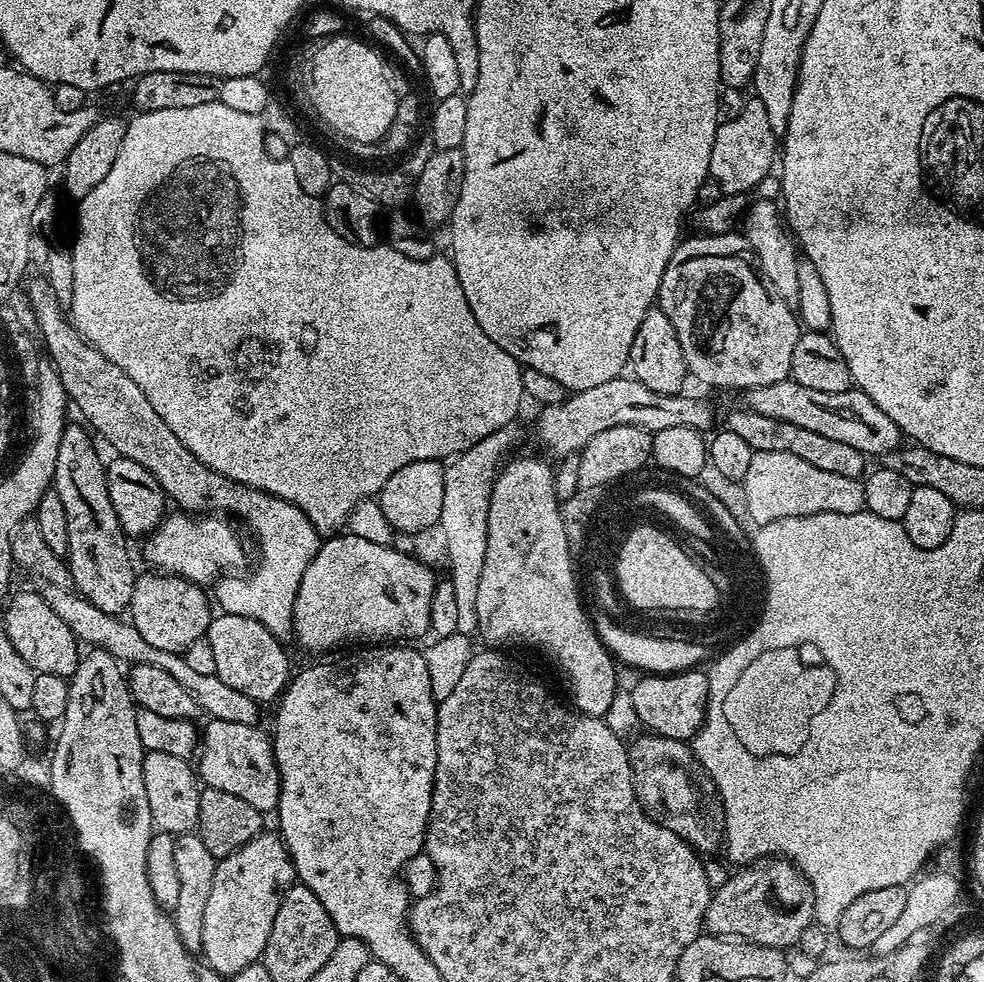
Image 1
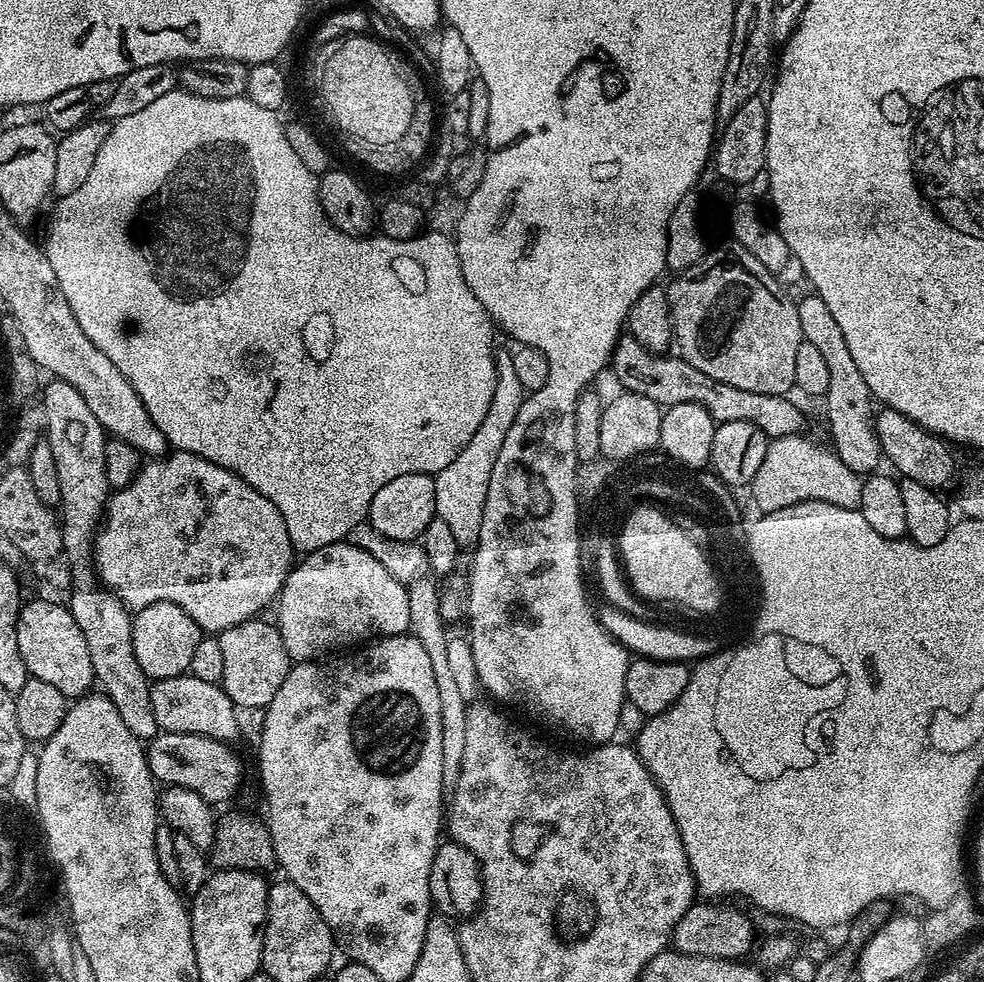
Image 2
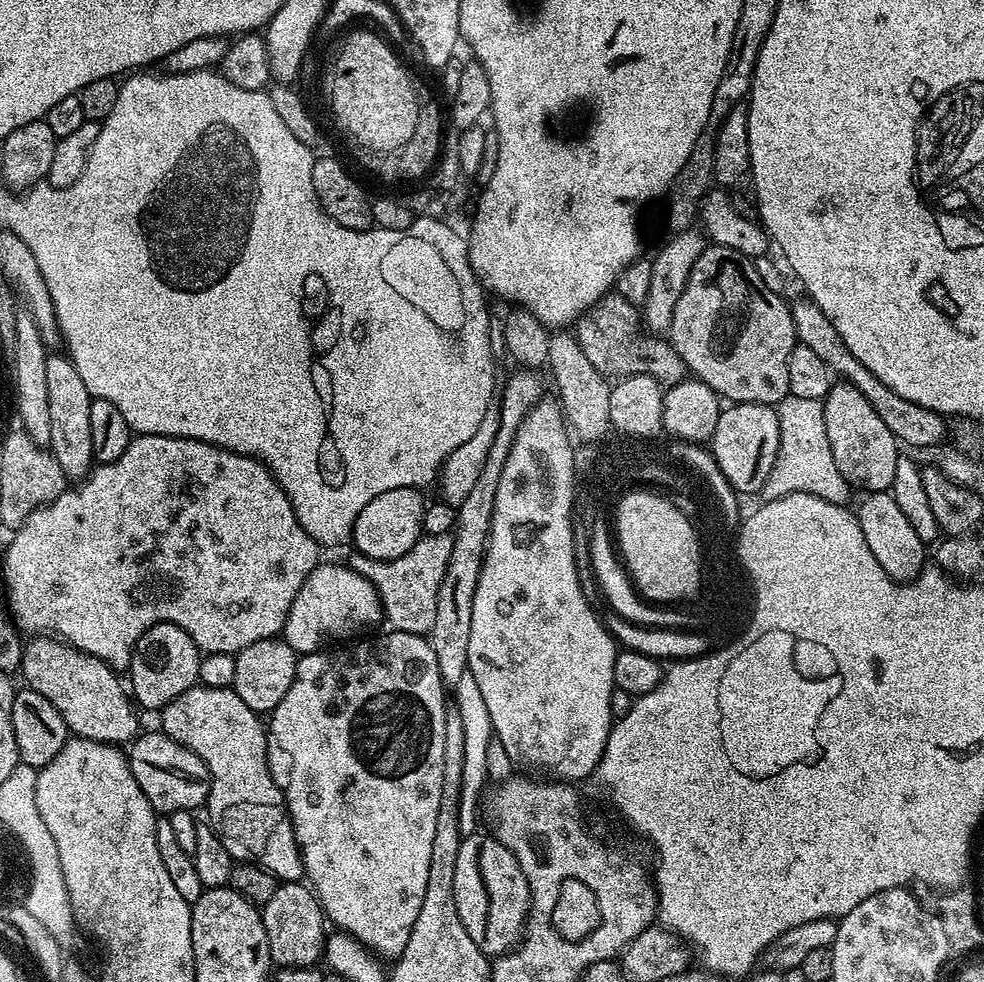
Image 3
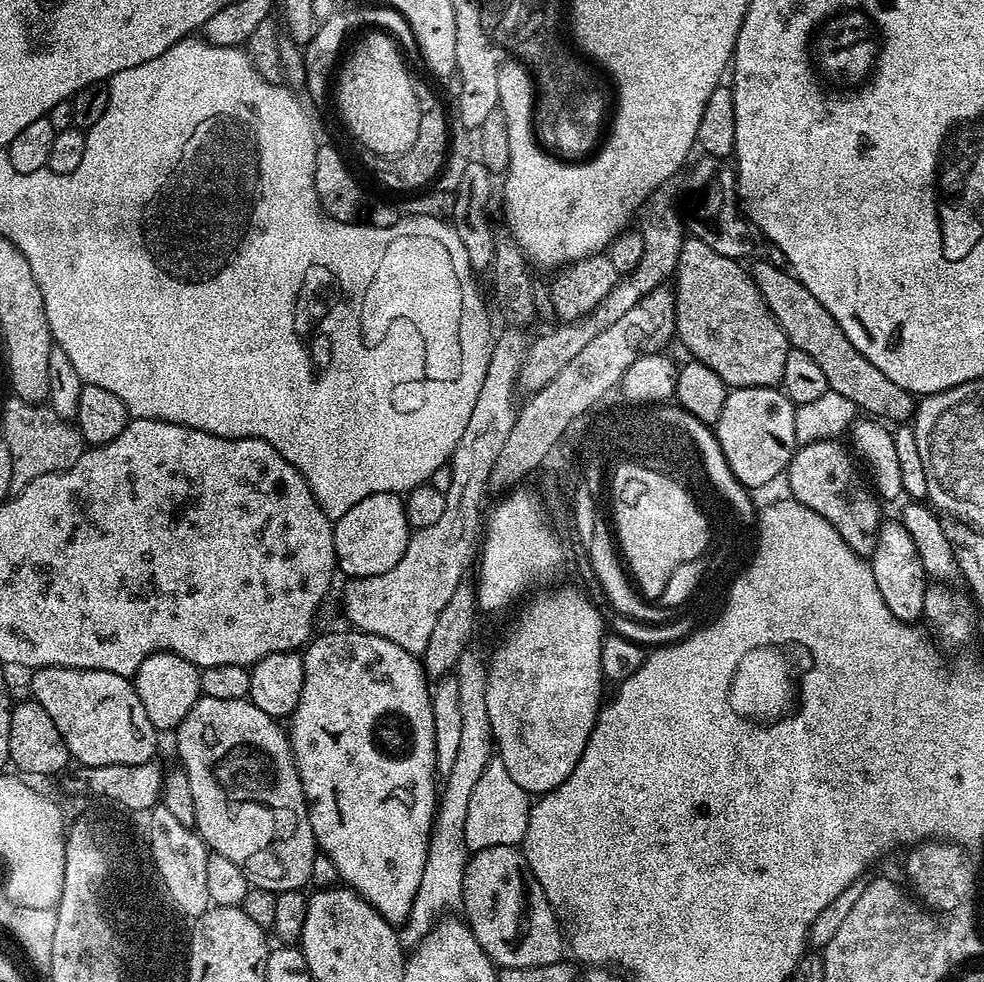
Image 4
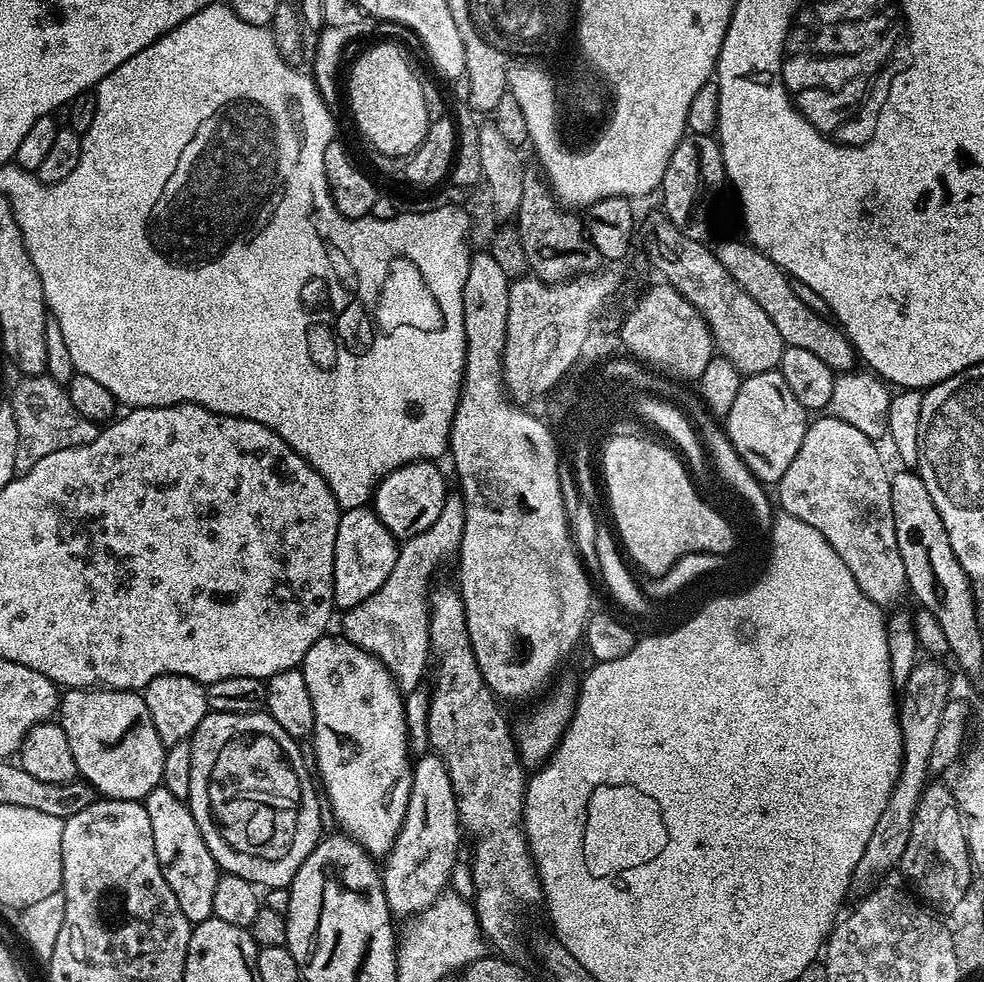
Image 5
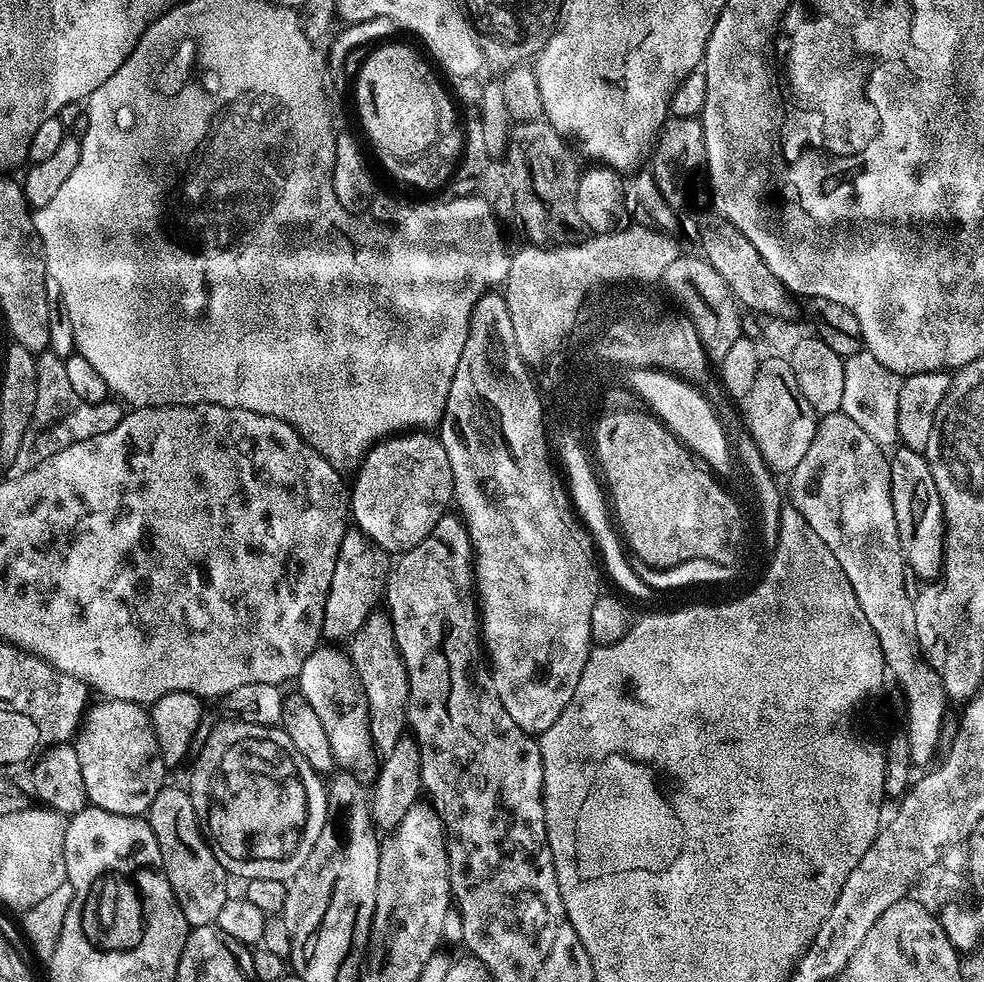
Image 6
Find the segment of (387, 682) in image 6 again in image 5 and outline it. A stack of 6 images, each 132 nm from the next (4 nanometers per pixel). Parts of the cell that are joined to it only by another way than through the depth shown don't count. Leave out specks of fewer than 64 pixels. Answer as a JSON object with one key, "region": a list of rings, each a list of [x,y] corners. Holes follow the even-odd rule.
{"region":[[[449,494],[442,506],[442,514],[438,514],[438,522],[434,522],[430,530],[422,530],[422,534],[412,536],[399,545],[398,562],[394,562],[390,578],[386,578],[386,582],[382,582],[382,586],[366,598],[366,602],[360,602],[343,613],[344,639],[377,656],[387,666],[401,693],[415,690],[429,671],[431,644],[428,613],[432,575],[439,570],[440,564],[459,553],[463,529],[464,498],[459,494]]]}

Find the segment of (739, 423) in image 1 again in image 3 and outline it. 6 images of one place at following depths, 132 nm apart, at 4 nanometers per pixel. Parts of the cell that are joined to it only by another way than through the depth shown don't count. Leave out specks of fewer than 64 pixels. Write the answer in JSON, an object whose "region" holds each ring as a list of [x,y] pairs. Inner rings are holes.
{"region":[[[610,290],[599,302],[589,308],[574,325],[576,341],[582,346],[582,354],[599,372],[608,378],[646,374],[653,376],[659,384],[671,386],[685,379],[686,369],[682,358],[672,349],[667,339],[656,334],[642,333],[642,316],[637,305],[622,294]]]}

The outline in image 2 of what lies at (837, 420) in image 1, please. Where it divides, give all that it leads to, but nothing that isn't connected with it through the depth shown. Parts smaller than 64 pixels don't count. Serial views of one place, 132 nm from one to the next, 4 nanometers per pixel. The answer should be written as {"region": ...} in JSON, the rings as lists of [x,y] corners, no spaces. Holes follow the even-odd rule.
{"region":[[[881,407],[875,413],[874,425],[881,453],[901,472],[899,475],[903,479],[922,482],[922,486],[937,490],[944,490],[952,479],[957,479],[956,460],[952,457],[953,449],[949,441],[941,440],[933,432],[927,432],[893,408]]]}

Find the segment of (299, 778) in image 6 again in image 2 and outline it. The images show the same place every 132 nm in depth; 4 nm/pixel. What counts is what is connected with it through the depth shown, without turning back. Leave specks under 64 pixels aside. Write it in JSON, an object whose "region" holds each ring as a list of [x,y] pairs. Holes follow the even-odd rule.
{"region":[[[185,674],[151,681],[148,693],[157,729],[178,734],[202,734],[225,742],[235,741],[240,732],[236,704],[224,693],[220,684],[202,682],[202,678]]]}

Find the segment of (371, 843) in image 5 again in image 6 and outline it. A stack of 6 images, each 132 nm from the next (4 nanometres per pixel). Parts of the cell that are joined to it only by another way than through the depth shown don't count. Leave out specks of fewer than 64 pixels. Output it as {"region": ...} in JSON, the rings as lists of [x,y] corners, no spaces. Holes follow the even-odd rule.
{"region":[[[321,646],[308,655],[298,677],[298,691],[306,698],[306,702],[310,702],[312,709],[318,713],[322,727],[326,729],[326,738],[330,738],[330,750],[334,750],[337,765],[349,772],[363,774],[371,766],[372,756],[374,757],[374,745],[368,725],[368,703],[364,697],[360,679],[356,677],[351,656],[347,651],[340,649],[339,652],[336,648],[339,647]]]}

